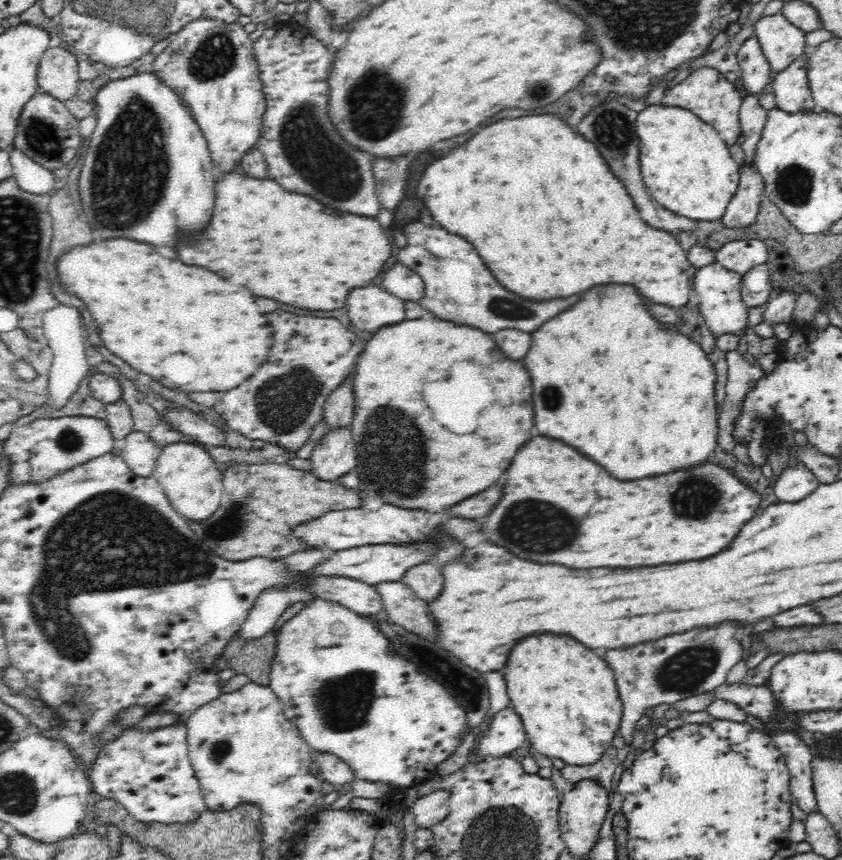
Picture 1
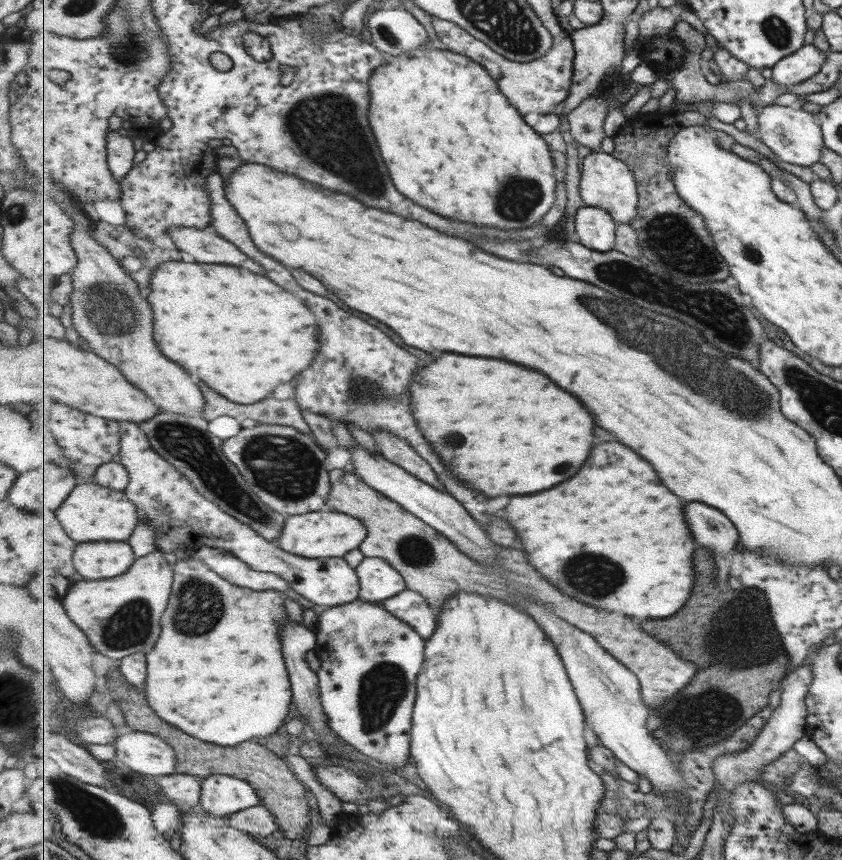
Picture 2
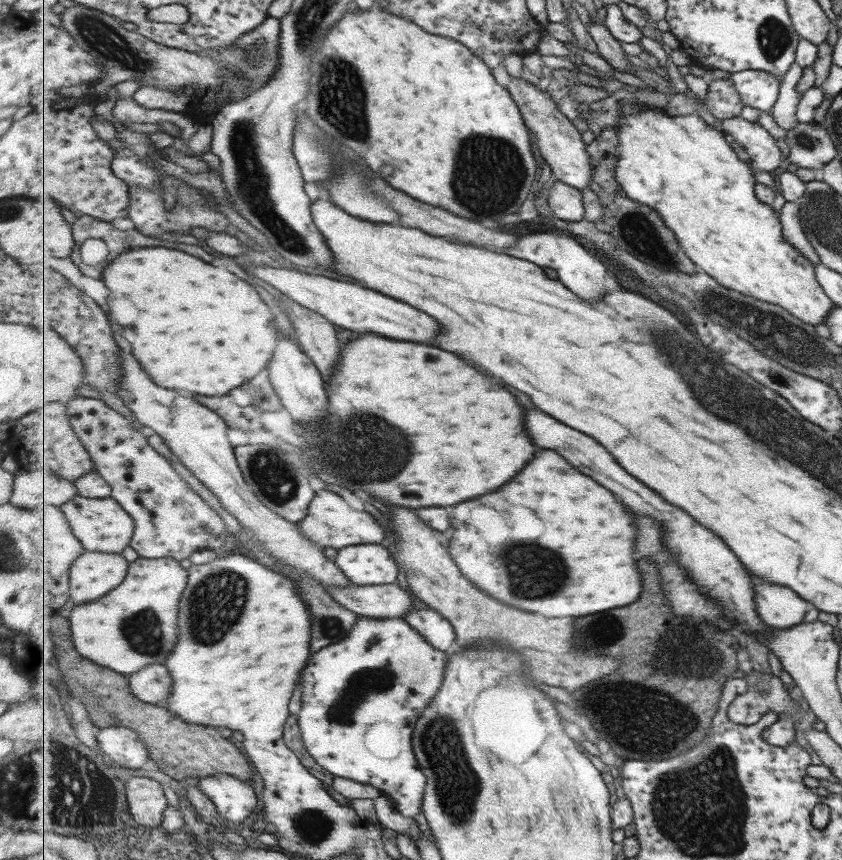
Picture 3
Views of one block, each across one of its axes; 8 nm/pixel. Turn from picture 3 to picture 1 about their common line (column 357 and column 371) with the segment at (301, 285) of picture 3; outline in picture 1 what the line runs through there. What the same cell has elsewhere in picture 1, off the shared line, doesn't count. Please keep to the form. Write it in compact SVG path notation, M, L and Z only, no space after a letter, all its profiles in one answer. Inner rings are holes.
M354 288L348 294L348 316L360 330L378 330L404 320L405 302L378 288Z

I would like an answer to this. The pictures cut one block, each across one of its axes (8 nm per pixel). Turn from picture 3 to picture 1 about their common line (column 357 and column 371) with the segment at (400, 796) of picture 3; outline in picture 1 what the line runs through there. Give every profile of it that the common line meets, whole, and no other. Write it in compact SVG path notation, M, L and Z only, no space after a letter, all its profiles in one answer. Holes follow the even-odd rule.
M322 599L312 600L309 606L305 606L290 620L278 626L276 654L271 664L269 687L280 699L286 718L289 718L297 726L300 736L313 750L329 752L345 760L357 780L384 782L387 785L392 784L402 788L415 788L421 782L434 778L437 774L438 764L448 760L454 754L454 750L462 744L462 734L464 734L467 722L466 711L461 705L462 702L458 702L458 698L454 694L450 694L452 690L448 690L446 686L442 686L439 682L434 682L433 678L426 676L424 672L420 672L418 666L414 666L412 662L404 660L402 656L390 651L388 639L378 631L378 628L368 618L362 618L362 616L364 615L338 603Z

